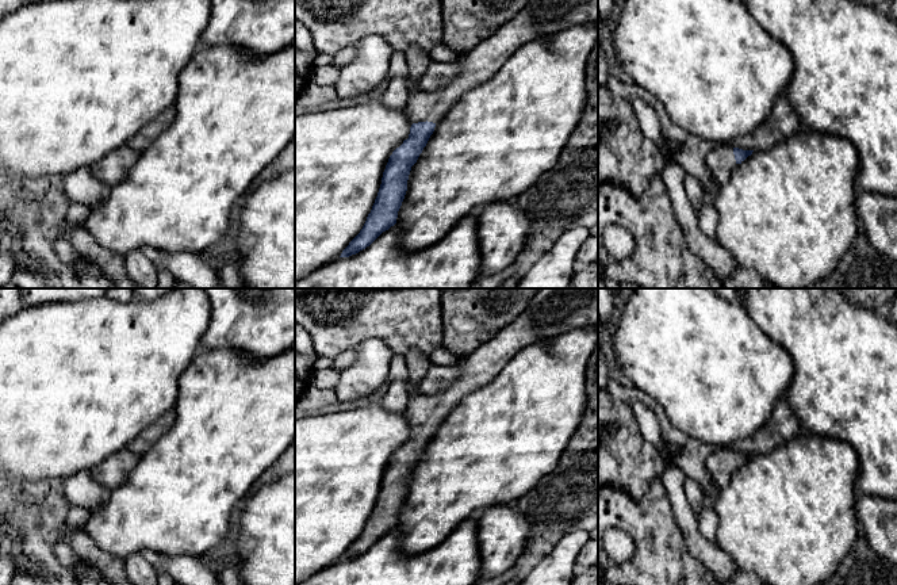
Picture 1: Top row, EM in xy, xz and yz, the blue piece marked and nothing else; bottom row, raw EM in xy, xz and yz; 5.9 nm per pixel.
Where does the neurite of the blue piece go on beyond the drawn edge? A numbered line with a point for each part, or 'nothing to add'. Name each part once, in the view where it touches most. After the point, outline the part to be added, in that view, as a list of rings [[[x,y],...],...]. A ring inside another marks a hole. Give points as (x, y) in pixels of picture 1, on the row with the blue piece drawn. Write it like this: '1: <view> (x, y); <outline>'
1: xz (540, 18); [[[529,0],[526,7],[490,38],[457,56],[460,72],[437,92],[415,88],[405,114],[410,125],[440,122],[459,98],[490,80],[524,45],[559,31],[598,22],[598,0]]]

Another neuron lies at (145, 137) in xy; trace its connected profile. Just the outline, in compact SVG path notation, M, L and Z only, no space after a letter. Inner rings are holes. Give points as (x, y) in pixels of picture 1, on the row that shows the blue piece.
M173 106L165 108L156 119L153 119L145 129L127 141L127 146L133 150L143 150L149 148L156 138L166 130L176 118Z

